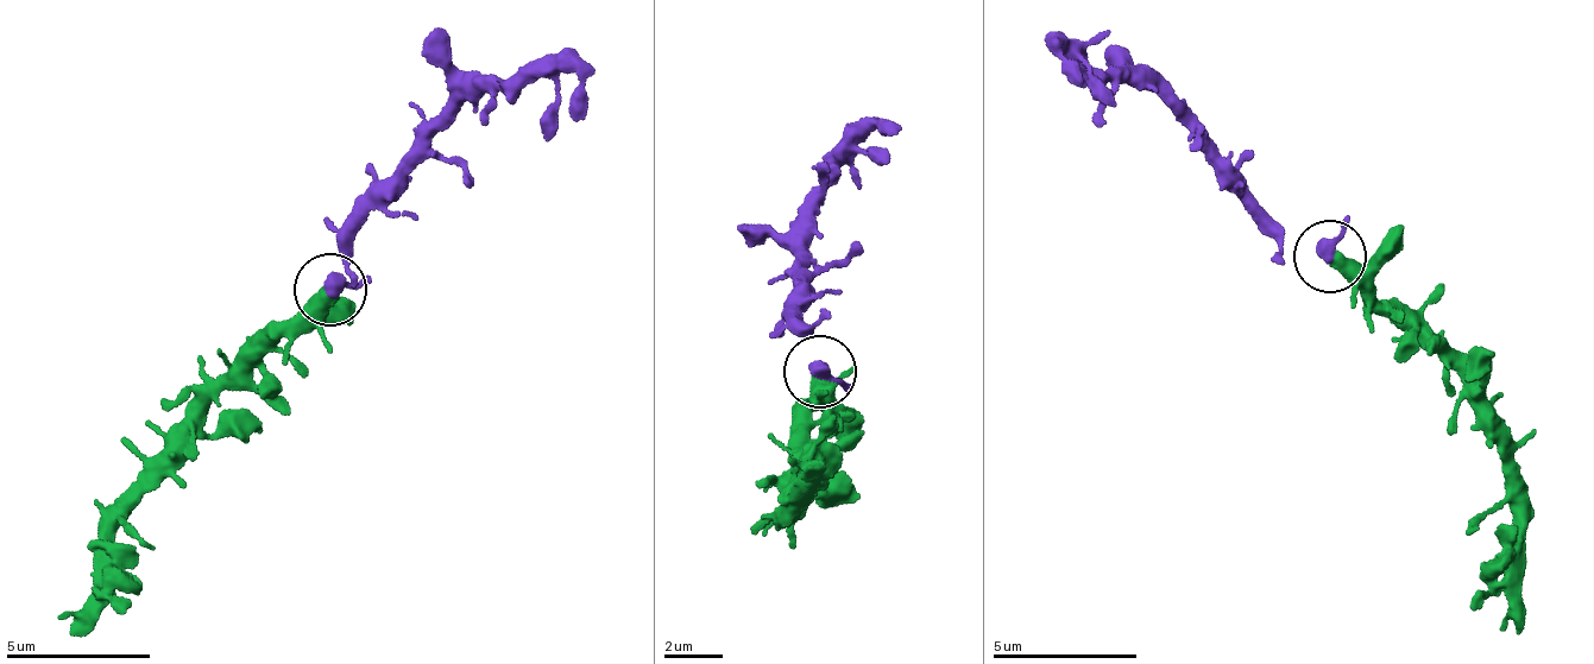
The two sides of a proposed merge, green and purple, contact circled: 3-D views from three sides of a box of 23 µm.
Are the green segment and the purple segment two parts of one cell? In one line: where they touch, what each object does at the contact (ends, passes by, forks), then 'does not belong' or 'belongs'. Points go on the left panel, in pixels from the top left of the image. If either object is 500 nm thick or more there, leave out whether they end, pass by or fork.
(331, 290) | belongs

